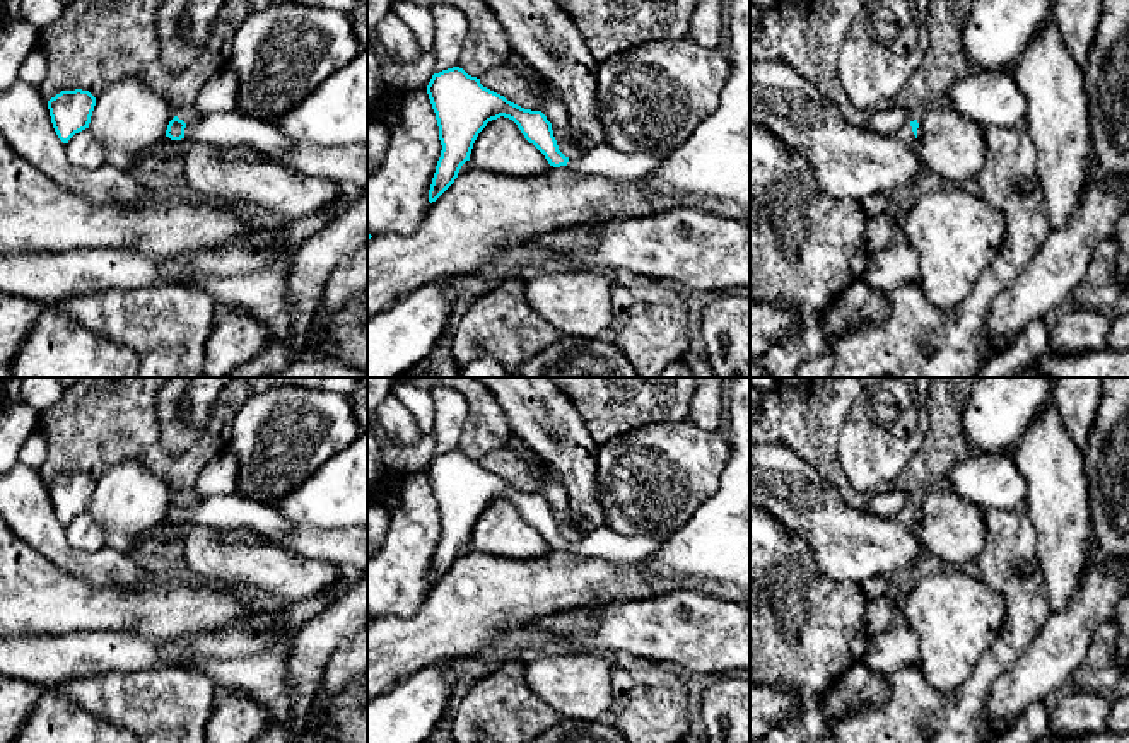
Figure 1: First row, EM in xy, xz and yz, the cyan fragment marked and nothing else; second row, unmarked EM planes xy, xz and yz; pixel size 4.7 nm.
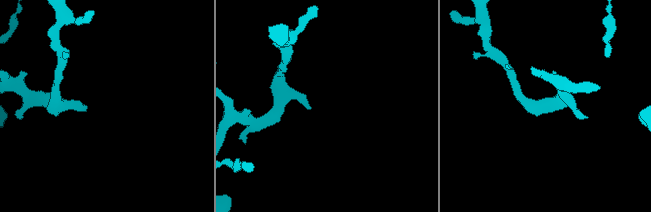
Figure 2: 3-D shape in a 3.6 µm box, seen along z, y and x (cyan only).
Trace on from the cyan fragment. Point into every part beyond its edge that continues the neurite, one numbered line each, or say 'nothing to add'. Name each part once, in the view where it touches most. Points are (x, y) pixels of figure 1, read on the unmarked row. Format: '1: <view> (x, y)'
1: xy (221, 511)

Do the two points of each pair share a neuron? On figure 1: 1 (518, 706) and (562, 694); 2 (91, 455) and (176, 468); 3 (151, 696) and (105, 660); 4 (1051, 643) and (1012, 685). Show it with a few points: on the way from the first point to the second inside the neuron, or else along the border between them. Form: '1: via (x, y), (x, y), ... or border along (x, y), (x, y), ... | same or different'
1: border along (525, 663), (526, 685), (562, 716) | different
2: via (111, 450), (146, 450), (156, 458) | same
3: border along (161, 666), (86, 675), (82, 678) | different
4: via (1044, 653), (1022, 675) | same

